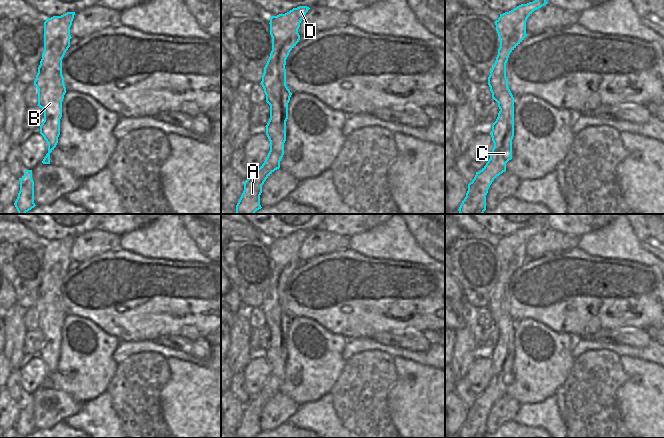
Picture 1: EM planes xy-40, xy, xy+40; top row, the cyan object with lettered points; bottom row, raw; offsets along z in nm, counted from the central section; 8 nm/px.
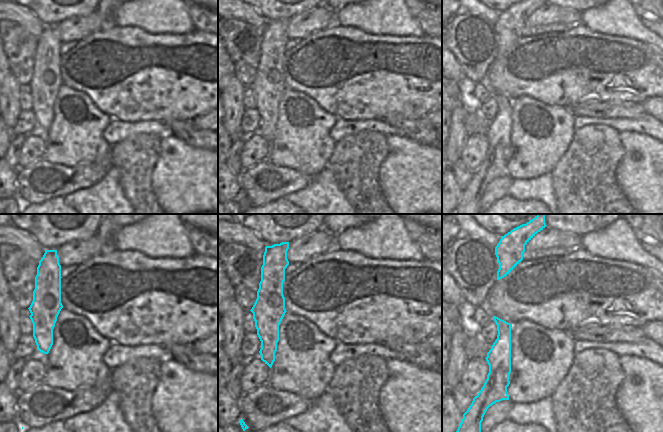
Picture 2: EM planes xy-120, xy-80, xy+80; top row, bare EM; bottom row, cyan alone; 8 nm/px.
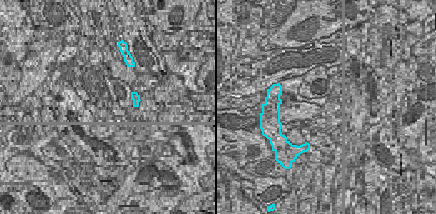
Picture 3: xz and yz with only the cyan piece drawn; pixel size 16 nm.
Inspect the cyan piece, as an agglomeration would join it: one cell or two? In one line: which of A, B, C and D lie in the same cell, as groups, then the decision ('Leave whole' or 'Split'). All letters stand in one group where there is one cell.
Groups: A B C D. Leave whole.

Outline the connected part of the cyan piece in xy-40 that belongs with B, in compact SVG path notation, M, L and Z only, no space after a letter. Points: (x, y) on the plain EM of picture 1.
M67 236L61 240L47 242L44 246L44 275L38 291L34 309L38 313L38 330L44 335L44 345L40 349L40 358L48 367L48 377L42 387L50 388L50 377L58 367L60 359L60 343L62 341L62 325L66 317L64 301L62 299L62 283L70 271L70 251L75 236Z

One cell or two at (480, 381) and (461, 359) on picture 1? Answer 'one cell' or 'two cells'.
two cells

